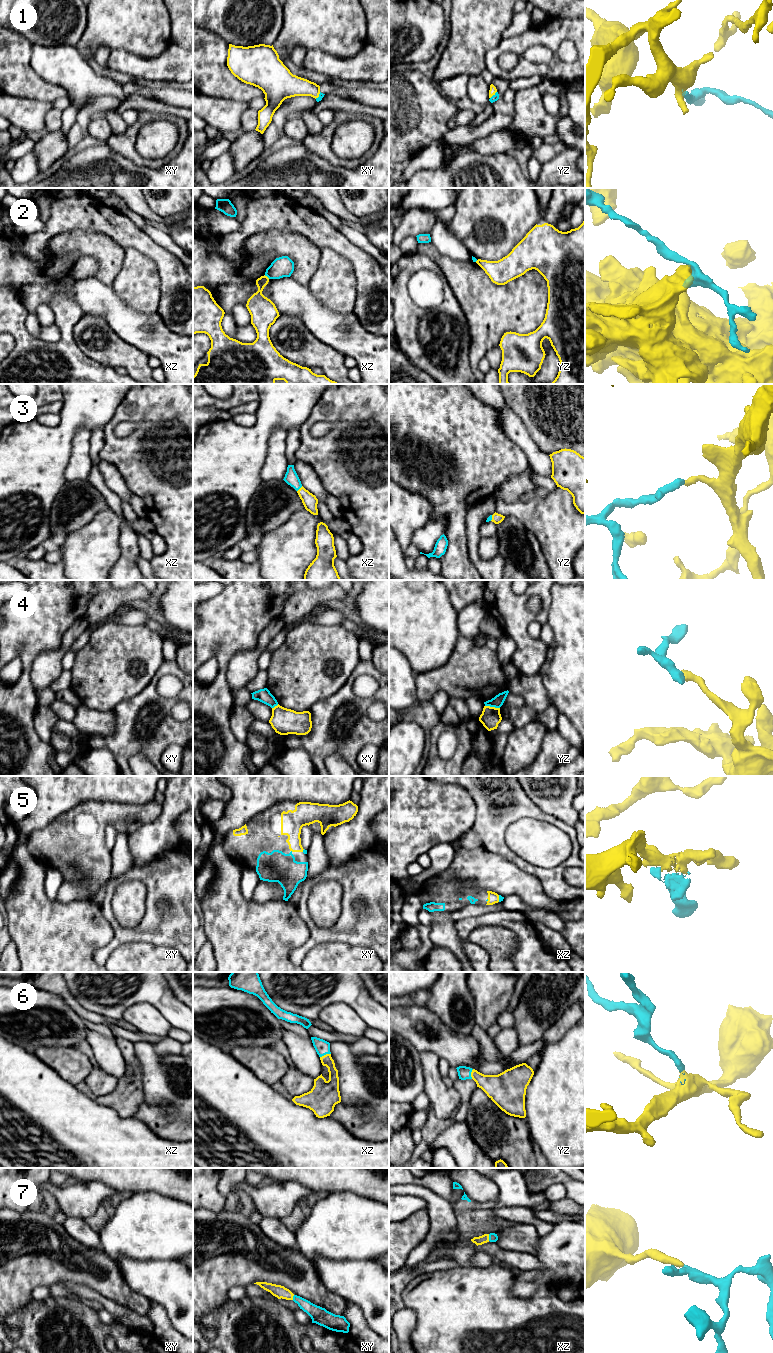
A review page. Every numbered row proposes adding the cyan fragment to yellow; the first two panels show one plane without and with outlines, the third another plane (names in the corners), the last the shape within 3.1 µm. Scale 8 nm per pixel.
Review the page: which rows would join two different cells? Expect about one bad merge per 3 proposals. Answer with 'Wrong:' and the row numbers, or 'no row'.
Wrong: 2, 4

